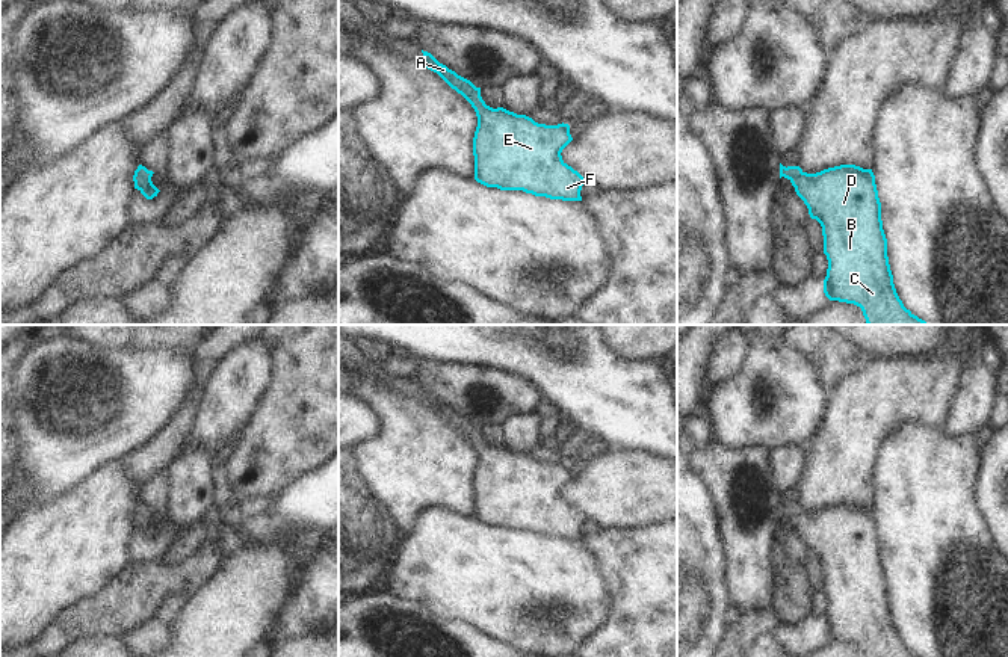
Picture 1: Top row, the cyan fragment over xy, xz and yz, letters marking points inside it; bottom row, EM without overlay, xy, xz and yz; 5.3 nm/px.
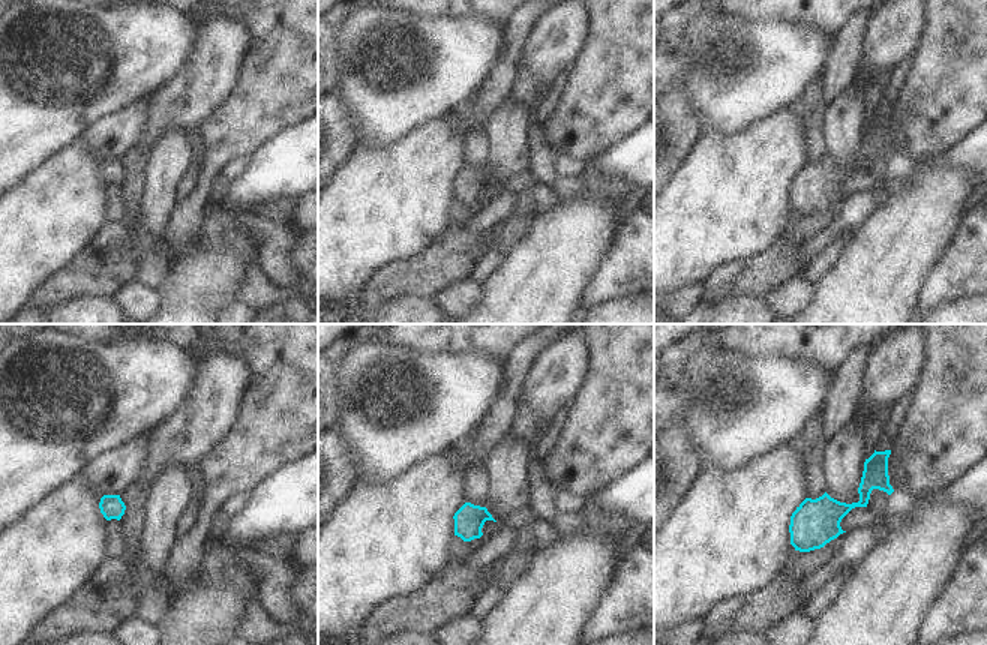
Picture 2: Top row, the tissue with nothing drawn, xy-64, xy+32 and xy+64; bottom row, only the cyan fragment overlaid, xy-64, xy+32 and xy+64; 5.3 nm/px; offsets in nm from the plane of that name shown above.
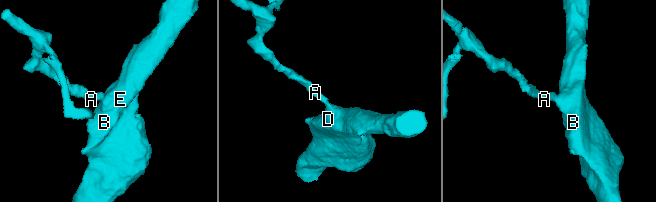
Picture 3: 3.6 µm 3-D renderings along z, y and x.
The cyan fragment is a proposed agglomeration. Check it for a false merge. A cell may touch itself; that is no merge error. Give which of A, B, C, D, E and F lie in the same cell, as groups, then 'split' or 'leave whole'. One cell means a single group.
A B C D E F | leave whole

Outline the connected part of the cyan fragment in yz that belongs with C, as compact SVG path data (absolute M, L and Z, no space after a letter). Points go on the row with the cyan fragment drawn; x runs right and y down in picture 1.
M840 165L816 174L799 166L783 166L780 178L787 178L804 201L812 219L822 227L824 254L828 260L824 293L830 301L861 308L867 325L928 325L907 310L899 299L887 257L887 239L881 221L881 202L872 169Z

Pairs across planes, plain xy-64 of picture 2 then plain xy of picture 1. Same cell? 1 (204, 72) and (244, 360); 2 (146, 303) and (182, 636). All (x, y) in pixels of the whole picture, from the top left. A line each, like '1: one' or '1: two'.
1: one
2: two

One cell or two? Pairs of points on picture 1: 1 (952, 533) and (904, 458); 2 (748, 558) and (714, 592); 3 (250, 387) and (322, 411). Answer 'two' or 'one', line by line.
1: one
2: two
3: two

